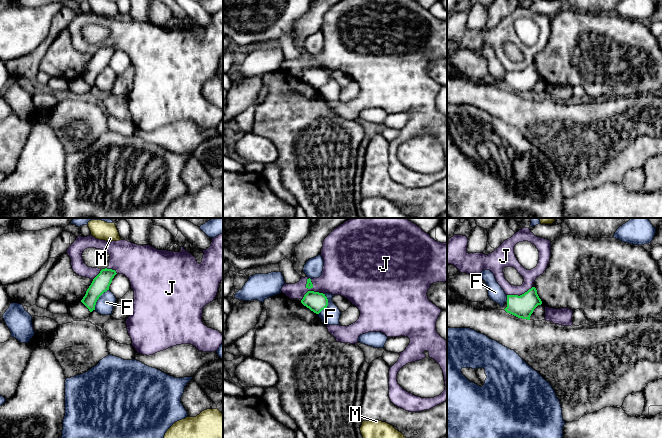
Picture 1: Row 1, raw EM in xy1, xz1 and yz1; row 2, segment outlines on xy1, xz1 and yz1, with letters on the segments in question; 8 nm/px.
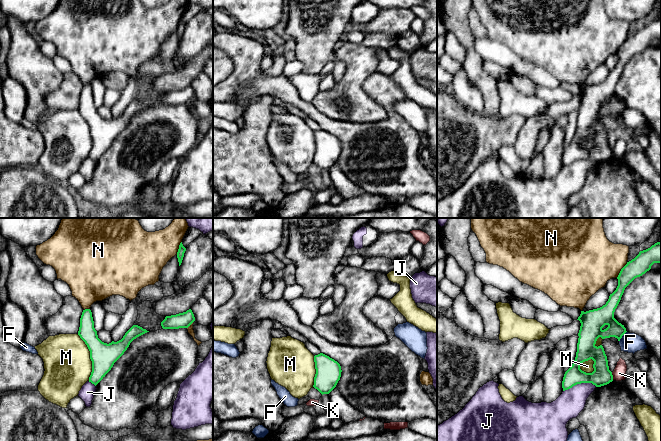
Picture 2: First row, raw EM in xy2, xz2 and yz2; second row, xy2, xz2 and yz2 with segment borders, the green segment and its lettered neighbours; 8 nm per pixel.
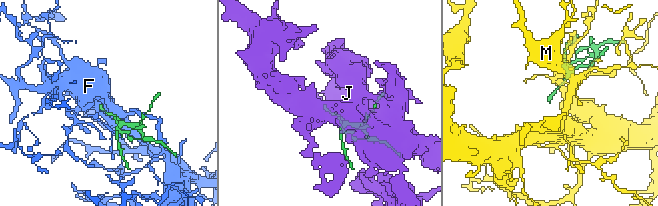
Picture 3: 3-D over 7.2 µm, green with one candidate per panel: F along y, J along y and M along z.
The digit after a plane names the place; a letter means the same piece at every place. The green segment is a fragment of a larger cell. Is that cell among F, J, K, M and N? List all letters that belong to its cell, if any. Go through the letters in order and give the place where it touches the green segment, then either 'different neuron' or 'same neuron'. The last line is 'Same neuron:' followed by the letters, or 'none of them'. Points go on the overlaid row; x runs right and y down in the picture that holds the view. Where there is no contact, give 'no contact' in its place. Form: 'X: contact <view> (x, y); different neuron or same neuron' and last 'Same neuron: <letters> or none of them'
F: contact xy1 (98, 298); different neuron
J: contact yz2 (579, 383); different neuron
K: contact yz2 (612, 376); different neuron
M: contact xy2 (90, 357); different neuron
N: contact yz2 (621, 270); different neuron
Same neuron: none of them

